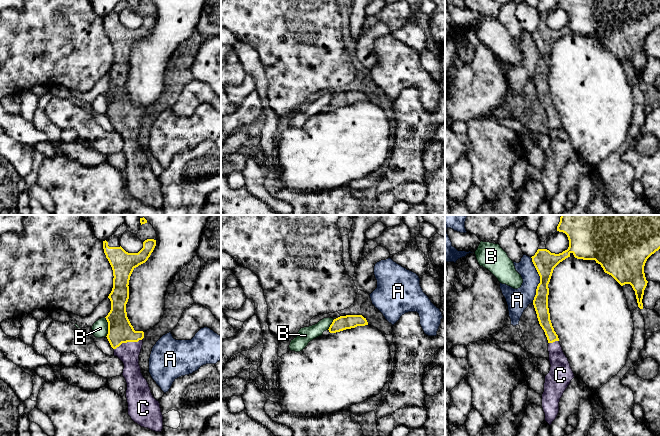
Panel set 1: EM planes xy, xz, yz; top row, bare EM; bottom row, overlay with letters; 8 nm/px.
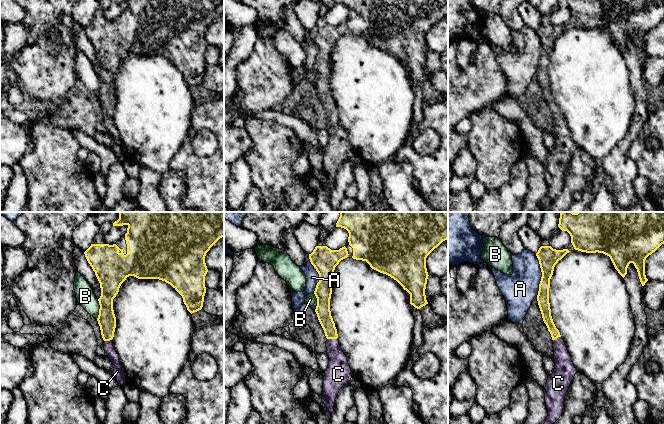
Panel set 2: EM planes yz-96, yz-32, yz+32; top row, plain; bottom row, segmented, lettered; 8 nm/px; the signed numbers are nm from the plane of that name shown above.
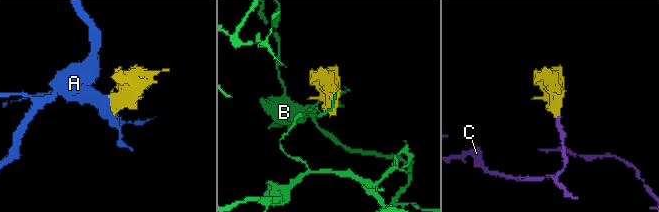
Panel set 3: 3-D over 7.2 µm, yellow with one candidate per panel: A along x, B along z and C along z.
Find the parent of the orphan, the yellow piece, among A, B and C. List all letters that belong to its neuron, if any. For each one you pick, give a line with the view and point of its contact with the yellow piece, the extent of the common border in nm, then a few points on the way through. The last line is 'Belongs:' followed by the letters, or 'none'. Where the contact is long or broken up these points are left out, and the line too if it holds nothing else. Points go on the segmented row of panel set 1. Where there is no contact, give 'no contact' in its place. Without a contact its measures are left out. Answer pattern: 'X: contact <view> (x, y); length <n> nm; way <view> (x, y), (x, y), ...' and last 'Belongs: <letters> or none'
C: contact xy (128, 341); length 240 nm; way xy (120, 330), (121, 334), (128, 341), (128, 353)
Belongs: C

